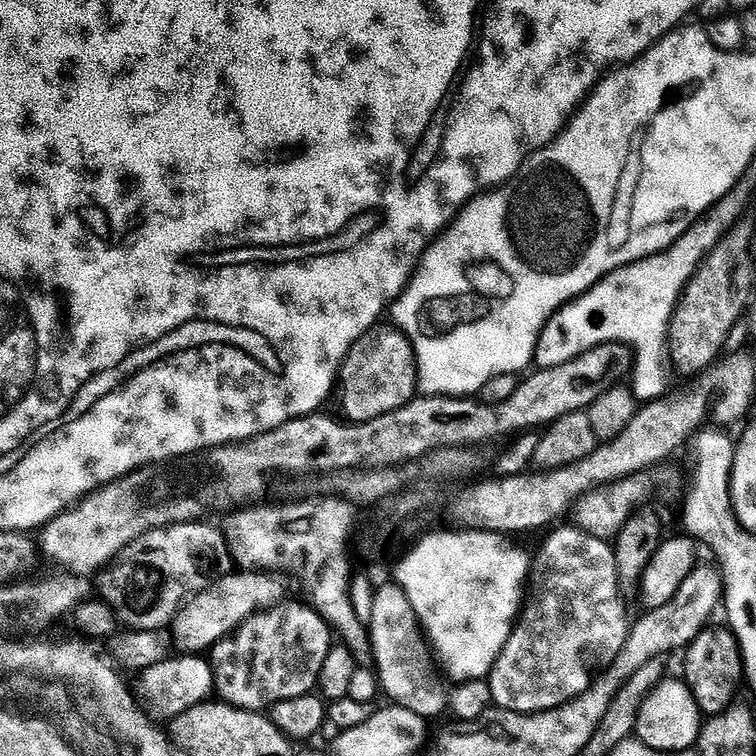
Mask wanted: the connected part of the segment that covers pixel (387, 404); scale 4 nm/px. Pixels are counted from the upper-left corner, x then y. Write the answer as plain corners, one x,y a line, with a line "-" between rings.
377,326
369,330
346,354
338,377
338,396
343,419
365,424
382,418
417,399
416,355
407,336
395,327

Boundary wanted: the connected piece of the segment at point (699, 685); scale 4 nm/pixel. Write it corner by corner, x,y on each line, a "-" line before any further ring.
727,626
721,628
705,627
692,644
689,644
684,656
684,673
682,679
687,684
697,706
705,717
717,716
731,708
737,699
736,687
745,677
744,654
736,635

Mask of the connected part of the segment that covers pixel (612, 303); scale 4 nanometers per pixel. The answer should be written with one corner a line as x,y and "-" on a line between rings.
668,248
657,256
647,256
624,268
614,270
609,276
603,276
599,284
595,284
571,304
564,305
549,318
536,343
535,367
544,369
562,366
603,344
624,344
634,353
634,358
639,360
640,372
644,372
644,364
660,372
660,364
664,364
664,352
660,352
660,348
668,345
668,327
672,324
676,303
680,301
684,287
693,275
692,268
680,268
680,248
676,248
676,252
671,252

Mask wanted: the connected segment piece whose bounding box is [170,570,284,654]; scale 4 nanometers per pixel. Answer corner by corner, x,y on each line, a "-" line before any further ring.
251,570
240,572
237,576
226,576
218,581
216,586
204,594
198,595
177,614
170,625
171,632
186,644
191,653
200,654
205,650
214,648
221,640
228,639
246,620
254,614
252,608
268,610
279,605
284,596
284,584
276,574
267,574
265,571

